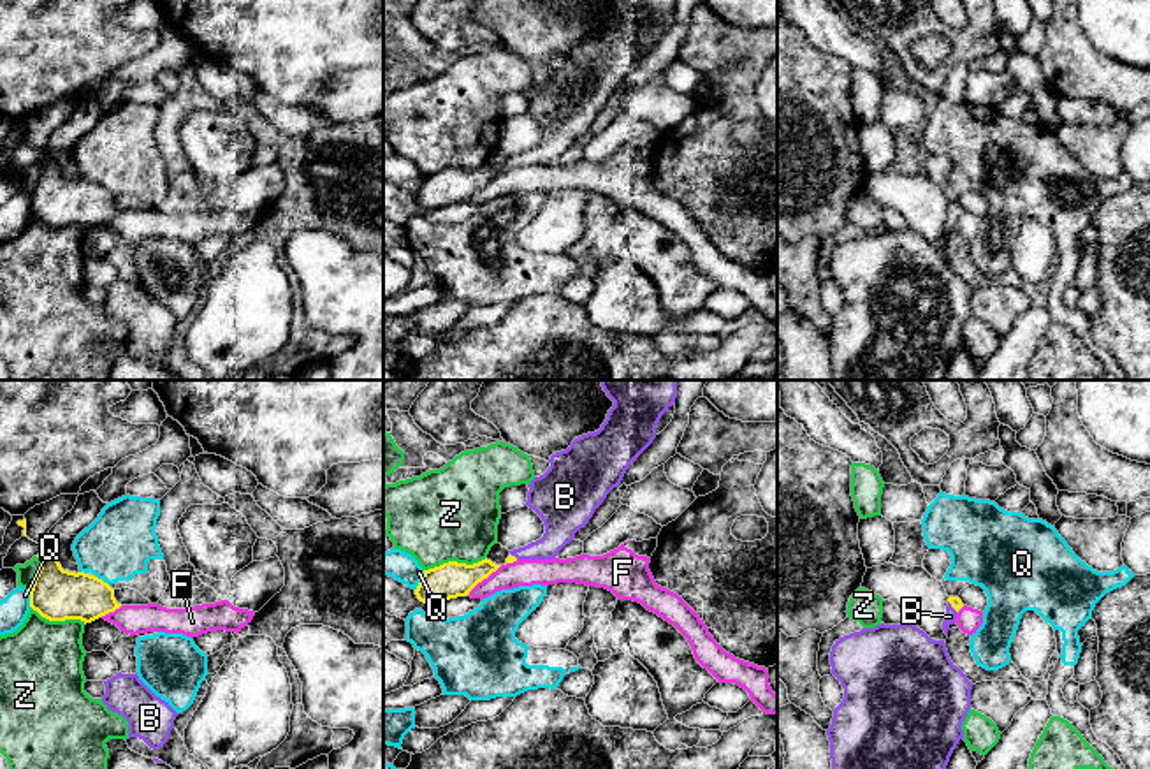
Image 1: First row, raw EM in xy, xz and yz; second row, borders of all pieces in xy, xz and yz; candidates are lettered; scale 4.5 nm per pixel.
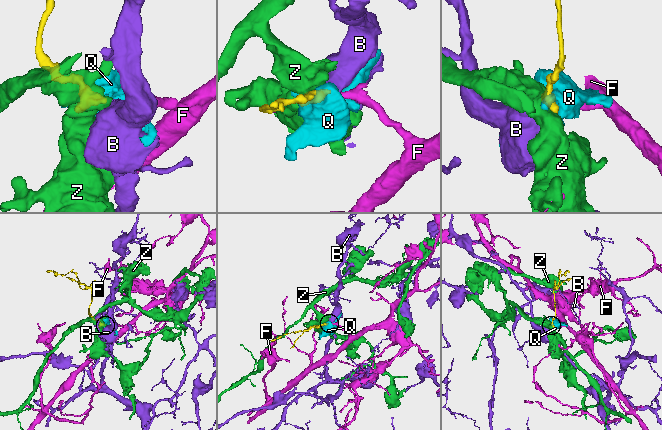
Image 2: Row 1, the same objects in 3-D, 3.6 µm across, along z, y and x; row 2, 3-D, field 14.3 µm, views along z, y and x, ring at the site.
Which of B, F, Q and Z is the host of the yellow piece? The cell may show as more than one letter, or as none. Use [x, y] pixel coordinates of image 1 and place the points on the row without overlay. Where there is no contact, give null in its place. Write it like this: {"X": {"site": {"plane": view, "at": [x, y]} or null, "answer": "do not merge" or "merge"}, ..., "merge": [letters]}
{"B": {"site": {"plane": "yz", "at": [952, 212]}, "answer": "merge"}, "F": {"site": {"plane": "xz", "at": [484, 183]}, "answer": "do not merge"}, "Q": {"site": {"plane": "xz", "at": [421, 187]}, "answer": "do not merge"}, "Z": {"site": {"plane": "xz", "at": [454, 168]}, "answer": "do not merge"}, "merge": ["B"]}

